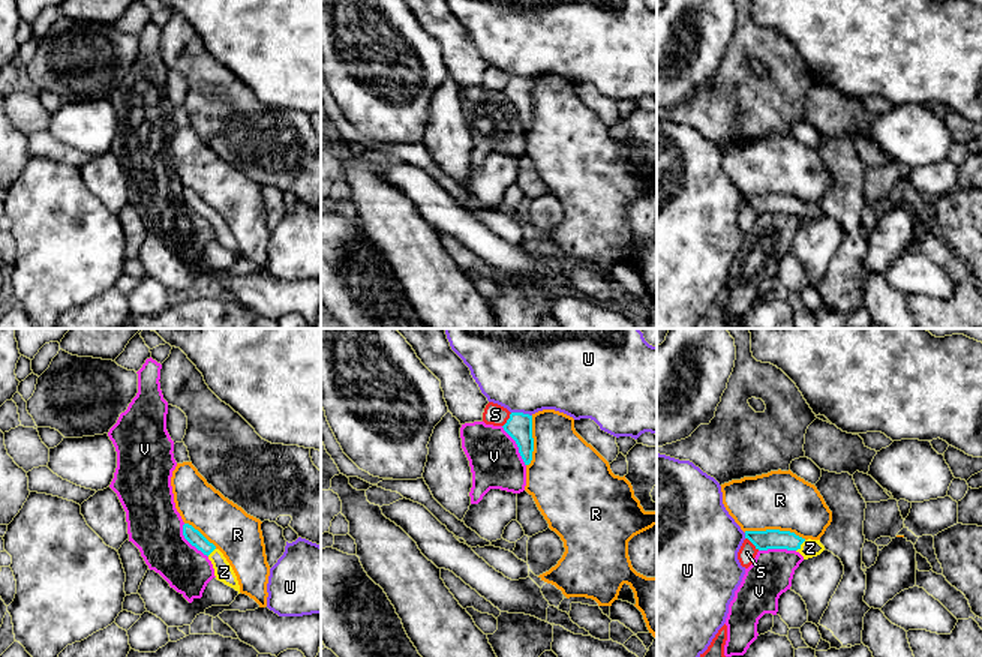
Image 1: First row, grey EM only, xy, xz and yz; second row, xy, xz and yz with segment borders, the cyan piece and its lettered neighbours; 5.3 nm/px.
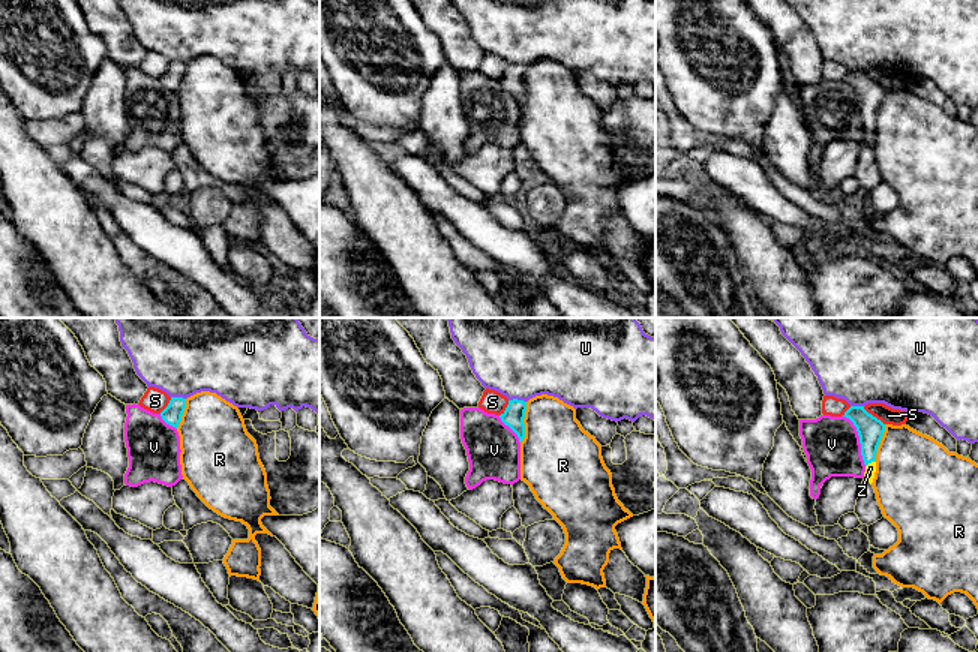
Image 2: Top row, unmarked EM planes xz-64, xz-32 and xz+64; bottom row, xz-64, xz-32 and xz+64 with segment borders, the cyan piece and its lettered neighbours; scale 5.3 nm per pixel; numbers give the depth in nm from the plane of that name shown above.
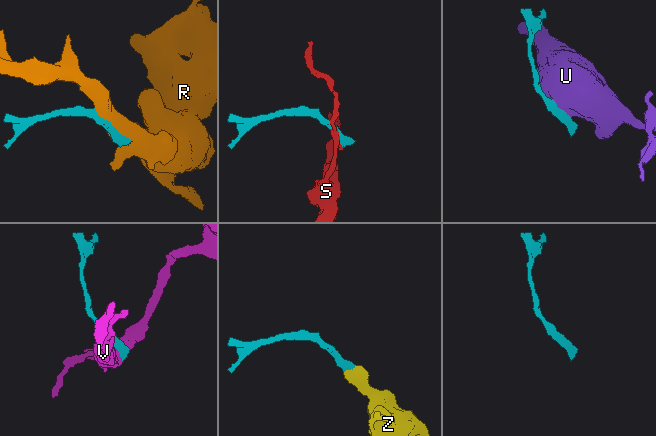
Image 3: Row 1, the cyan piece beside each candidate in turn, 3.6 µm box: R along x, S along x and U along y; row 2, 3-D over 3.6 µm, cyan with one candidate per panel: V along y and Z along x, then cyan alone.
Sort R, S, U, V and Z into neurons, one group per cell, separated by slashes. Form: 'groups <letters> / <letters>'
groups R / S / U / V / Z

